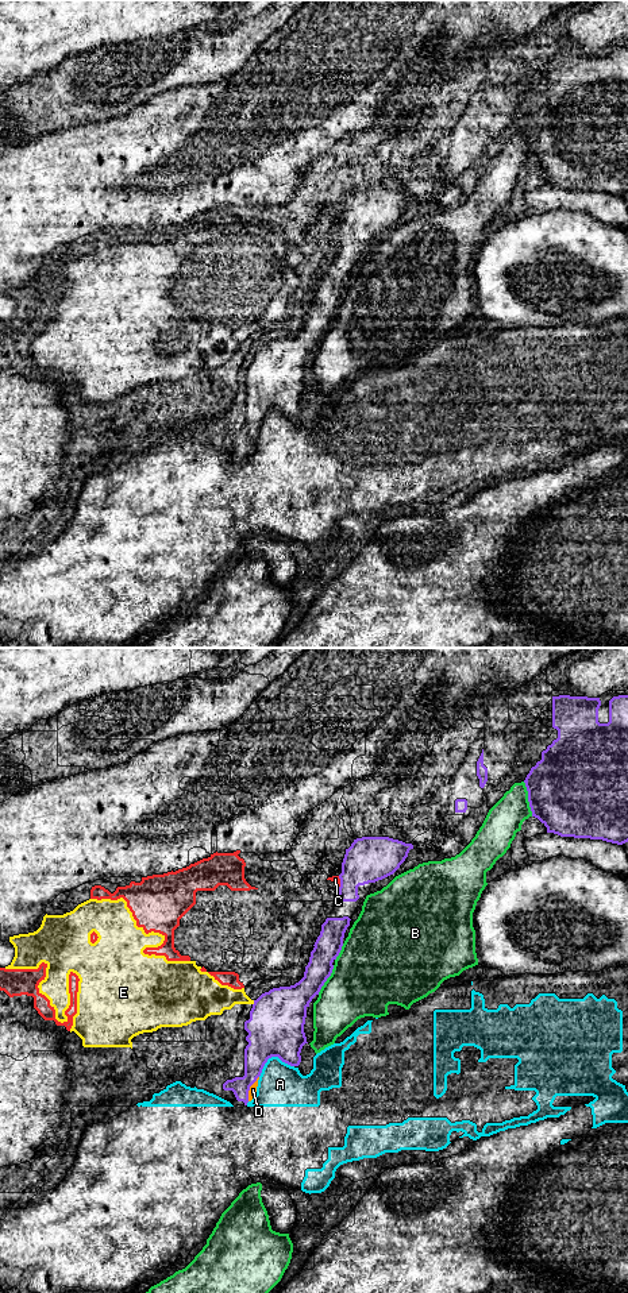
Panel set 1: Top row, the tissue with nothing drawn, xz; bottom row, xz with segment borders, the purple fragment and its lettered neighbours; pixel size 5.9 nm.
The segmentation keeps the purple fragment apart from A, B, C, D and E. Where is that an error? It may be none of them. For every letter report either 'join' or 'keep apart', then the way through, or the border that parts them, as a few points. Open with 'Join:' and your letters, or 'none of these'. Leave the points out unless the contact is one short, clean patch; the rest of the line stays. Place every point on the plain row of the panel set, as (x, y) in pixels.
Join: D
A: keep apart
B: keep apart
C: keep apart
D: join | across xz (259, 401), (255, 406), (249, 440), (253, 442)
E: keep apart

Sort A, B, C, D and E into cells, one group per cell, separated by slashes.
A / B / C E / D

